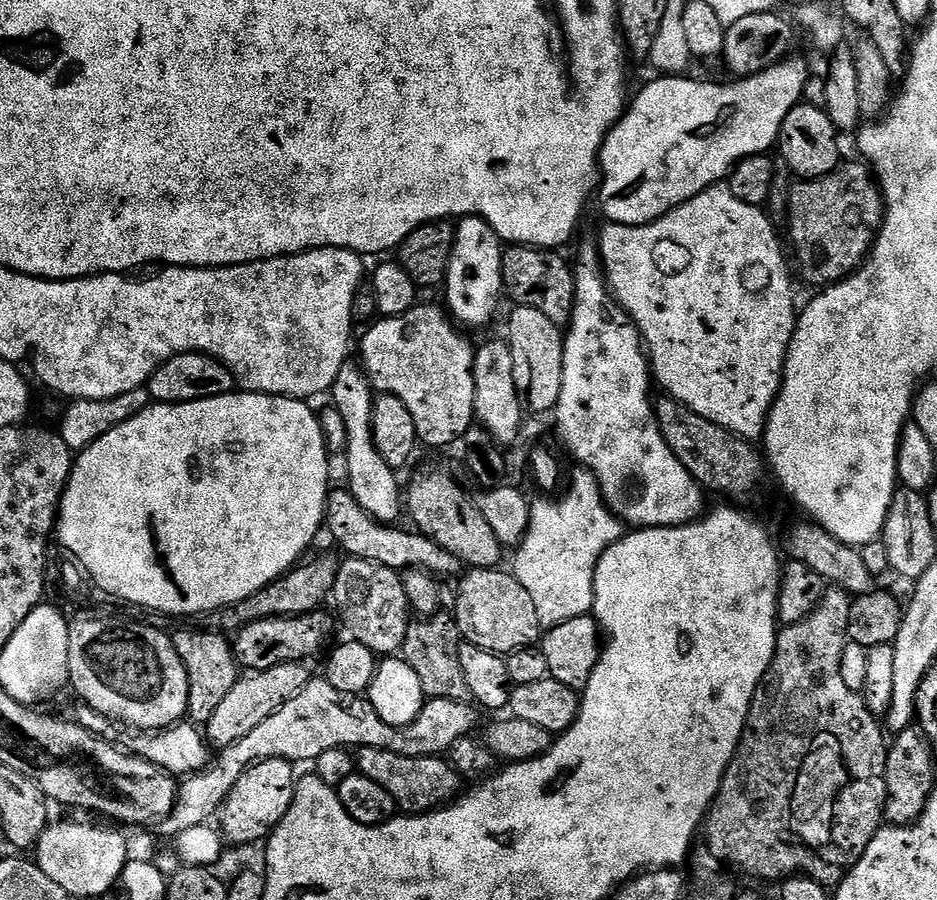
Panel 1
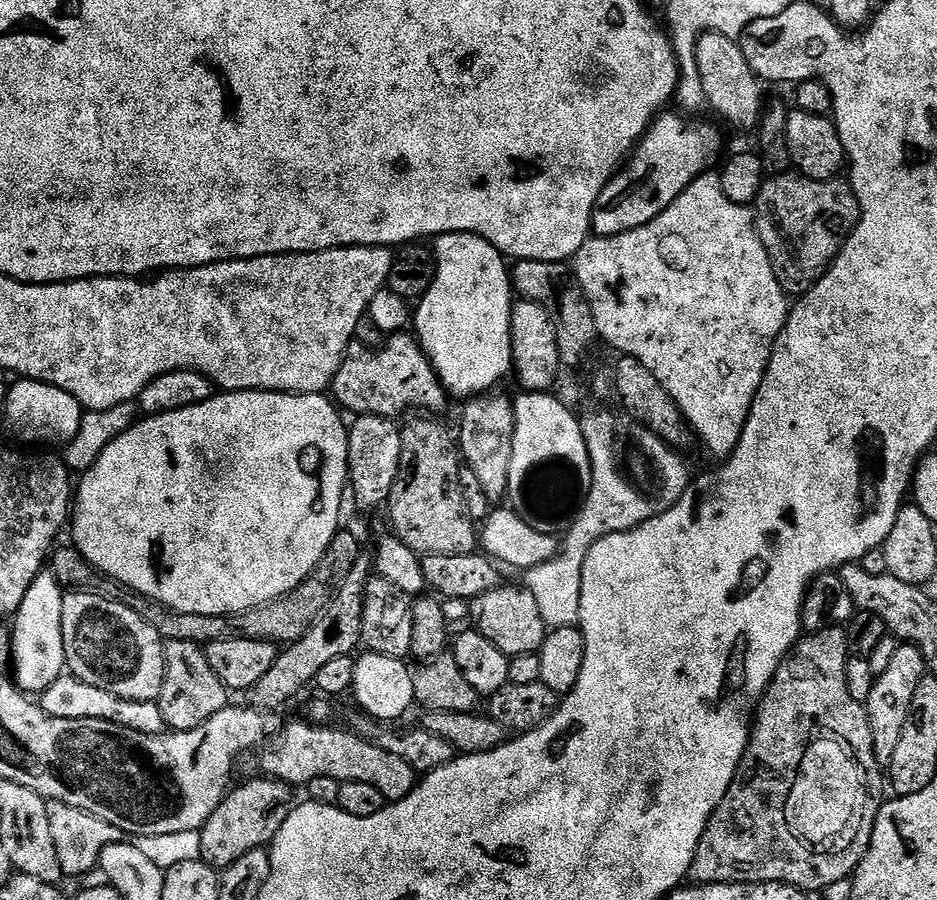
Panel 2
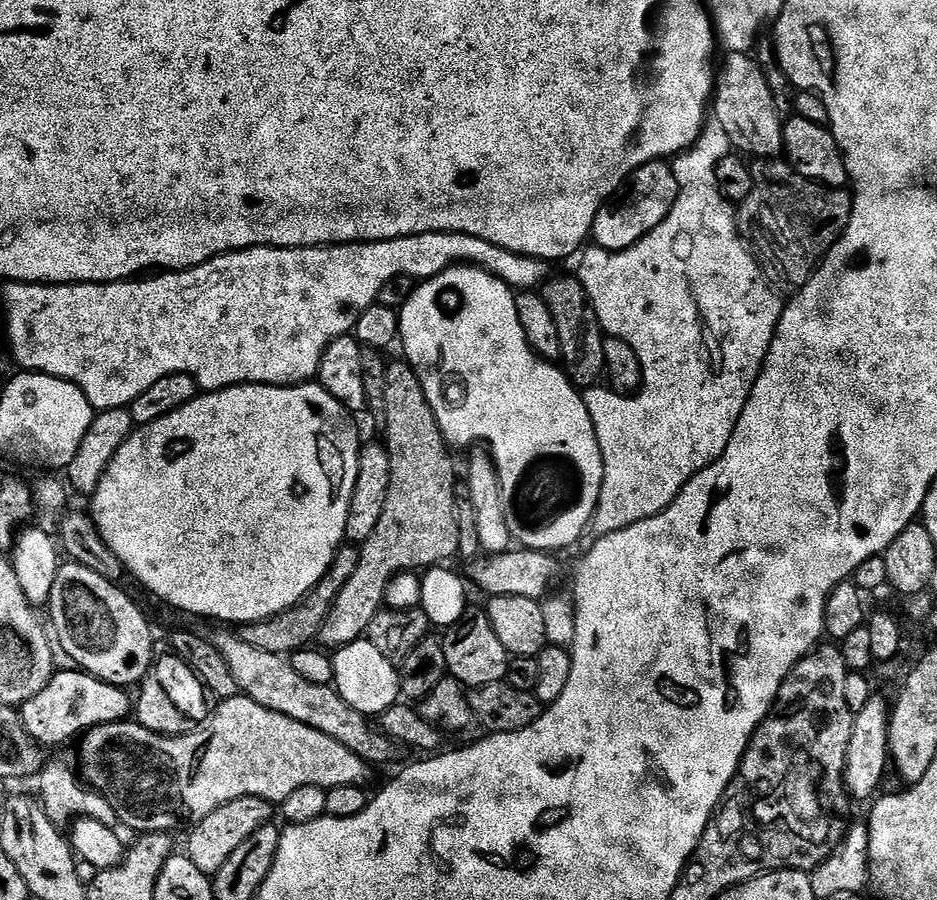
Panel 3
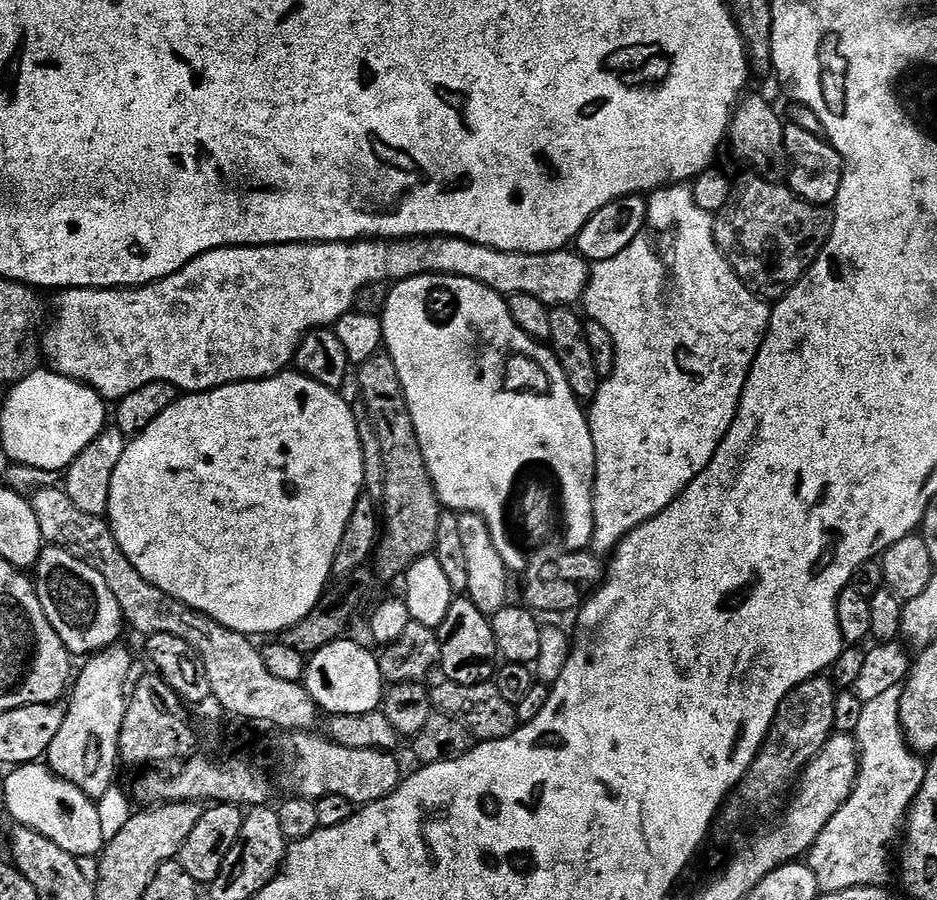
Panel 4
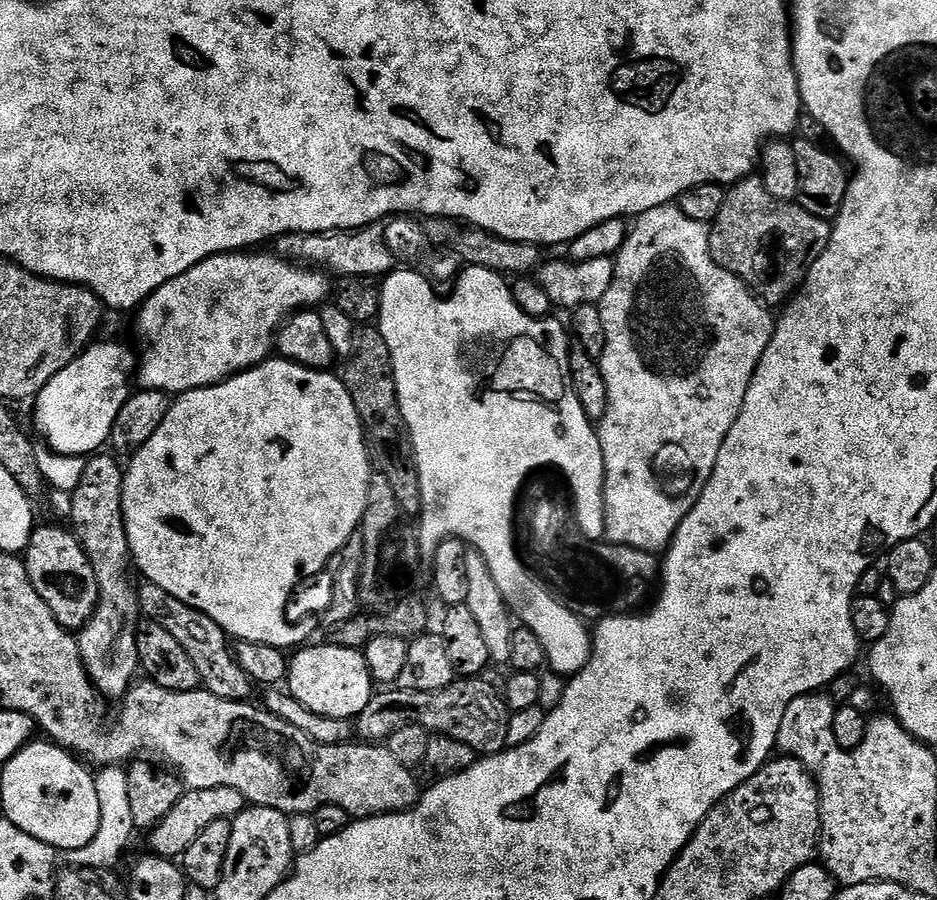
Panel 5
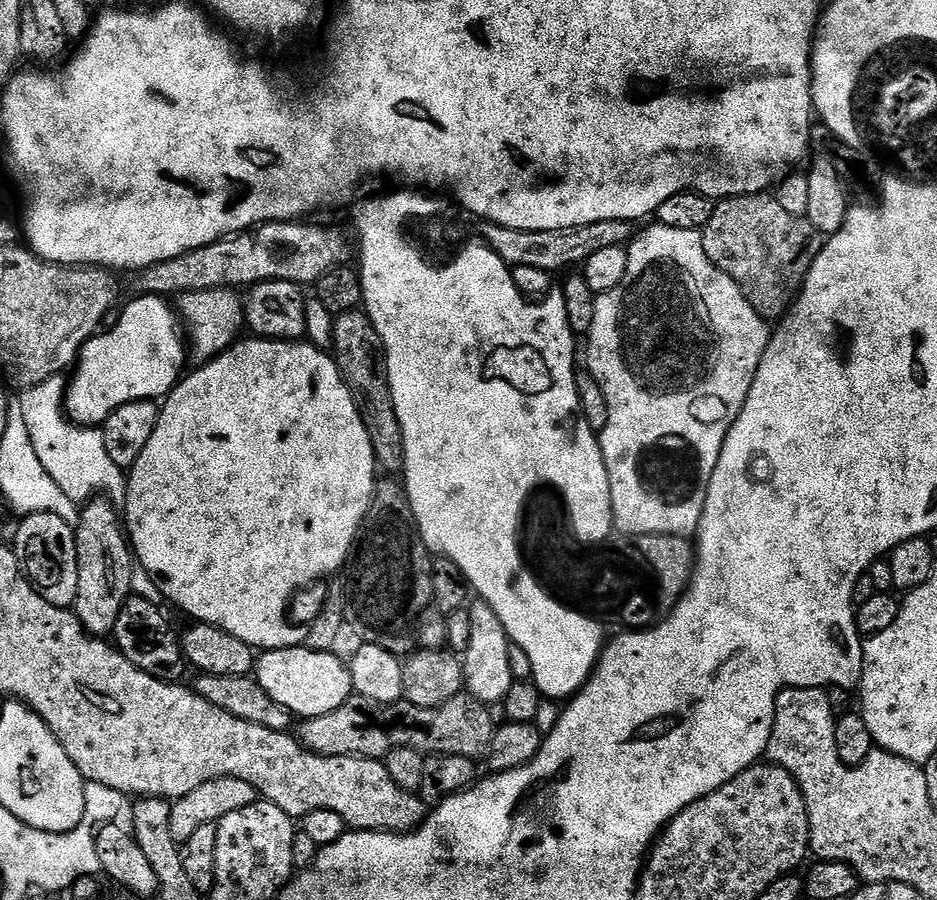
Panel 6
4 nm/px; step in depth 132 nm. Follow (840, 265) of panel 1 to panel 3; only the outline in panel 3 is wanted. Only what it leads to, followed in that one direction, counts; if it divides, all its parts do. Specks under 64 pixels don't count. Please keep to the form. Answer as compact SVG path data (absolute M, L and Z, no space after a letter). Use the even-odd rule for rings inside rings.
M768 158L763 162L756 162L751 165L753 183L750 194L738 206L736 212L736 228L740 233L741 240L744 241L749 252L756 259L756 265L760 267L760 271L764 273L769 284L781 294L795 294L799 292L802 286L806 286L806 282L812 277L812 273L820 266L821 260L832 247L840 241L840 235L846 230L846 226L850 222L850 214L852 213L852 197L844 188L825 188L823 184L813 184L811 180L802 180L799 178L791 178L792 180L780 180L784 176L784 168L786 172L786 164L780 158Z

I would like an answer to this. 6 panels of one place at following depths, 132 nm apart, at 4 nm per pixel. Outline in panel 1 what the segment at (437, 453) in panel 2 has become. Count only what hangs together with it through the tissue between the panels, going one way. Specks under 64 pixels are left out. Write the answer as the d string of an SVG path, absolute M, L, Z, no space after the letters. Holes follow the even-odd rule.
M428 464L406 488L406 516L413 520L415 531L428 536L442 550L450 550L461 565L468 568L494 568L501 562L502 545L489 522L482 516L479 506L472 496L468 497L460 489L460 484L444 468Z

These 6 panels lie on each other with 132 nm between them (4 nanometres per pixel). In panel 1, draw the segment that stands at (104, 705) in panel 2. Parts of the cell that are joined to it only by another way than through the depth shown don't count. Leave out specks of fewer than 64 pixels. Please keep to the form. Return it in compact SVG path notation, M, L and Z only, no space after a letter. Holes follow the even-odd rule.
M77 703L77 708L70 713L71 719L78 726L90 730L98 738L110 742L115 748L121 748L132 756L141 756L146 762L158 766L161 772L177 778L187 778L193 772L201 772L210 763L210 745L203 735L196 736L197 725L191 722L172 724L169 728L159 728L157 732L142 732L127 728L125 724L119 724L116 720L106 718L104 714L98 714L89 704Z

